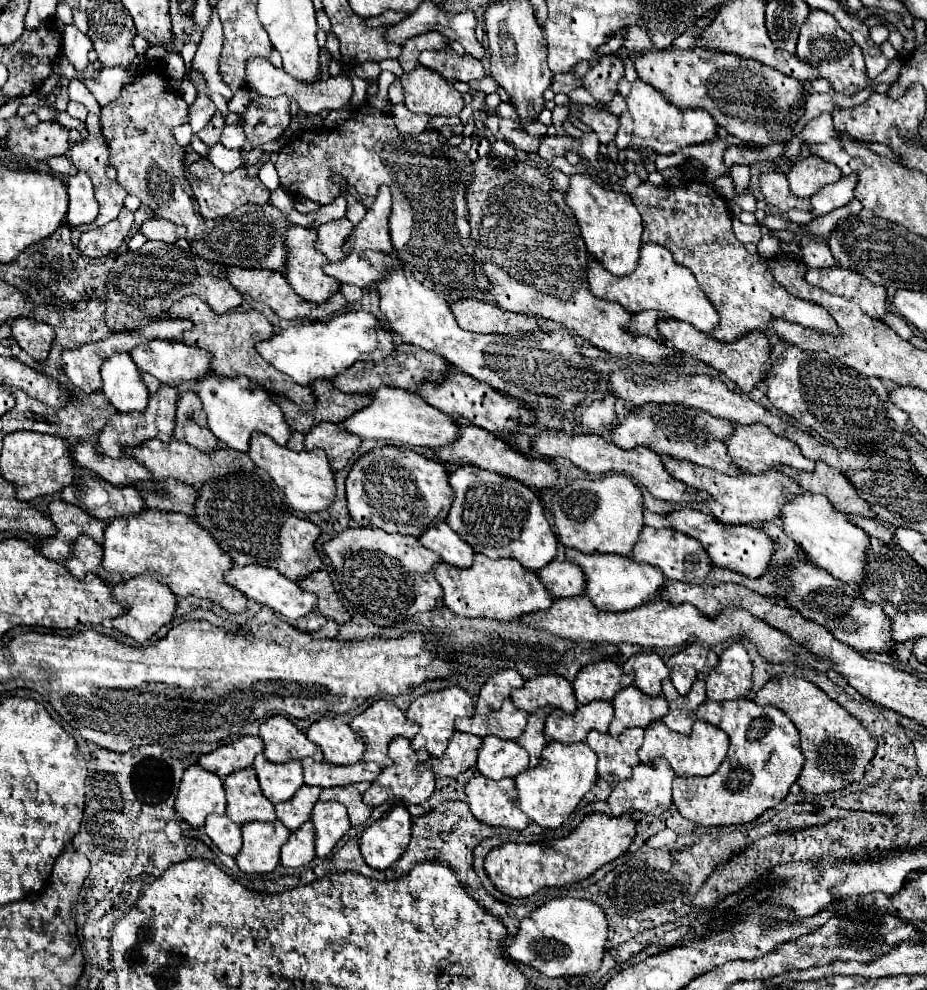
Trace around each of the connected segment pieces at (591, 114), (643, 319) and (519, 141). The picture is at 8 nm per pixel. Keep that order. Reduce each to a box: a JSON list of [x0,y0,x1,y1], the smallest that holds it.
[[570,106,618,144],[630,310,666,342],[500,118,540,152]]

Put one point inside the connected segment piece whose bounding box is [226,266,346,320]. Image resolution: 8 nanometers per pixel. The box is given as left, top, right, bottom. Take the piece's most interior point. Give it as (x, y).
(269, 287)

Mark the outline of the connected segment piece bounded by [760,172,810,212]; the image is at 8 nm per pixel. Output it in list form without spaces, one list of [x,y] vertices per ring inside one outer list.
[[[762,174],[760,176],[760,190],[766,202],[780,208],[782,212],[788,212],[790,208],[810,212],[810,200],[796,198],[790,194],[788,180],[784,174]]]

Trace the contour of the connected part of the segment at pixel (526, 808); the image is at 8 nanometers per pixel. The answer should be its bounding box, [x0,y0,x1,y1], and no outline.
[516,742,596,828]

